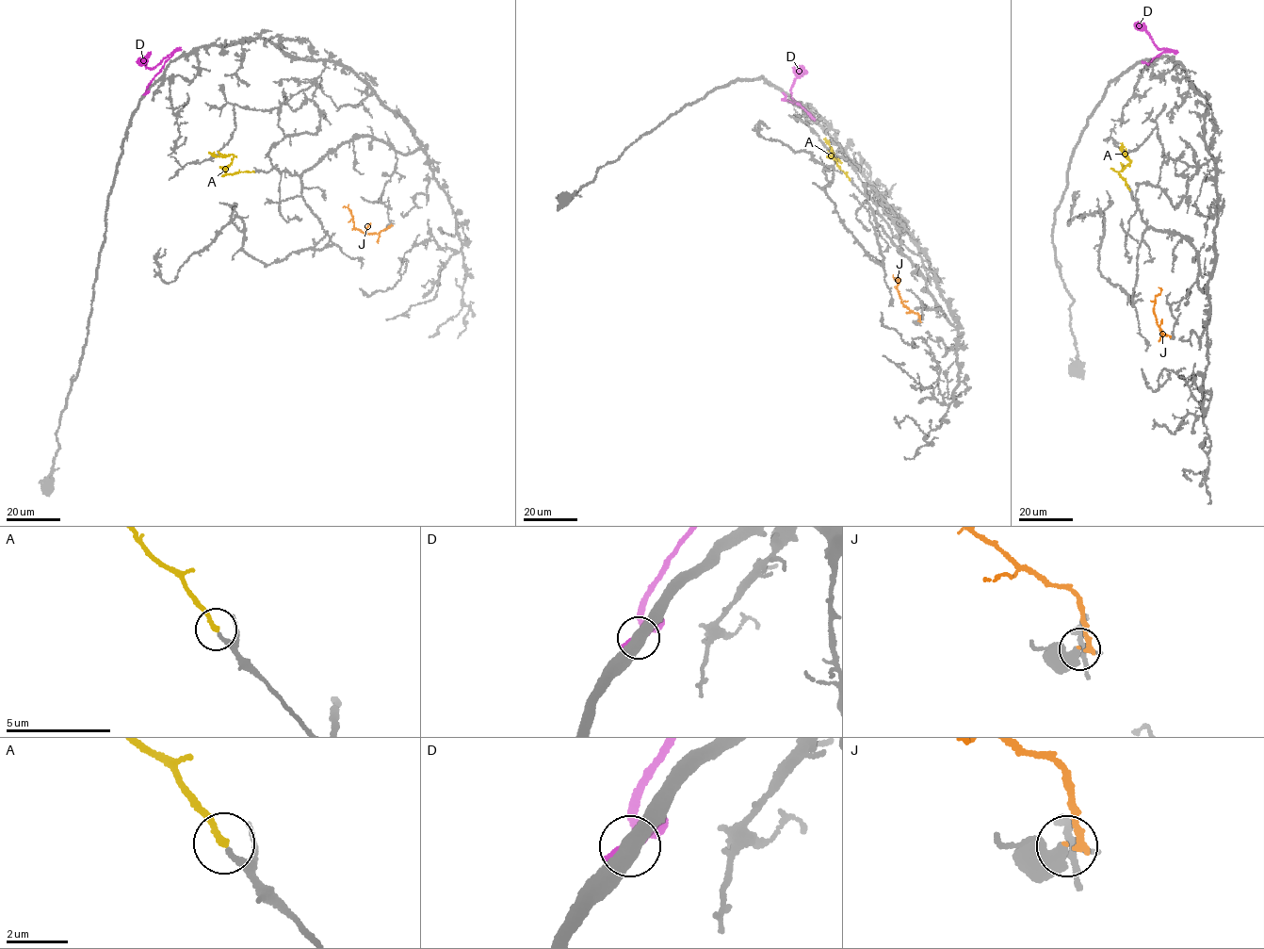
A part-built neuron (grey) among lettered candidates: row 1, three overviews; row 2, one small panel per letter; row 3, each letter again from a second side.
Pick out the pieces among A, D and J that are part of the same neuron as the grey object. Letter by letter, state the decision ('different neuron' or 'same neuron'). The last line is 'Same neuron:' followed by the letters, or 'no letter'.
A: same neuron
D: different neuron
J: different neuron
Same neuron: A

